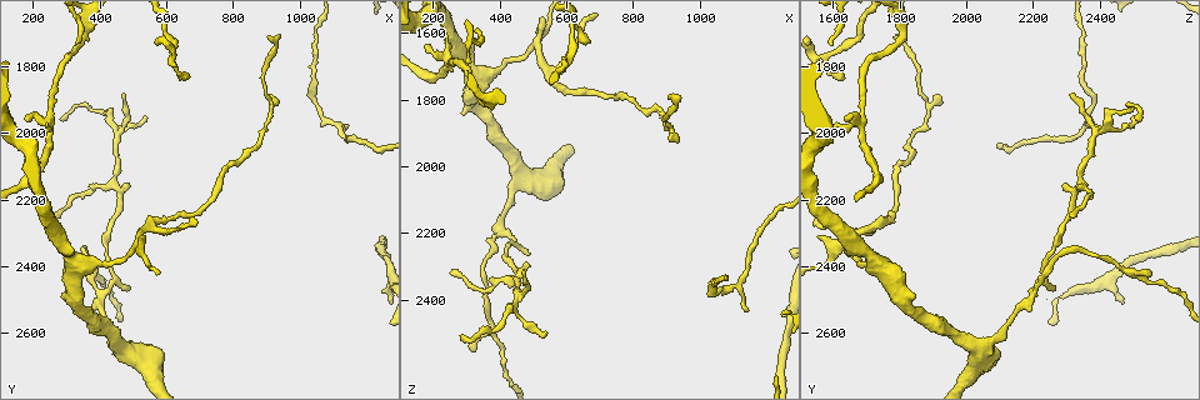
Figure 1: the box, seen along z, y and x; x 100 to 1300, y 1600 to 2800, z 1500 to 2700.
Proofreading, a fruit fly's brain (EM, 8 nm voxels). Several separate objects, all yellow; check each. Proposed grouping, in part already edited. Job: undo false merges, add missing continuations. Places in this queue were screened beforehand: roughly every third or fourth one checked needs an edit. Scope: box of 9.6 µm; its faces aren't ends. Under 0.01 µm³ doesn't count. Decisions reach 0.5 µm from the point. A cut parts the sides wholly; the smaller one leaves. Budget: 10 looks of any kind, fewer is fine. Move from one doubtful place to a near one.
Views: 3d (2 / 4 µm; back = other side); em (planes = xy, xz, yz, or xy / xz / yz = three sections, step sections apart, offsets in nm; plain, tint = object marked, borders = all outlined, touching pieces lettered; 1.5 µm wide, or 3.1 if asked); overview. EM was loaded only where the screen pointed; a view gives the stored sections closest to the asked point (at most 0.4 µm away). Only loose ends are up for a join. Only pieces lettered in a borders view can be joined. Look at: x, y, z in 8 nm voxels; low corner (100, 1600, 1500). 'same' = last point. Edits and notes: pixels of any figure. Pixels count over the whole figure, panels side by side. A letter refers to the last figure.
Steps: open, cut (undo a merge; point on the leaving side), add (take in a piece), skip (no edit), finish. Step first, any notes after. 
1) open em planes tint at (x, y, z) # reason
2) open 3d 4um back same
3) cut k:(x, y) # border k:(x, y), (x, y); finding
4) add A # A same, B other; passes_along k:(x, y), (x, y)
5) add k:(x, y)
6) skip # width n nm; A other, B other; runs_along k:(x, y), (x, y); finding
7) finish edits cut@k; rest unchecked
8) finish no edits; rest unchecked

open em planes plain at (430, 2400, 1680) # calibre changes

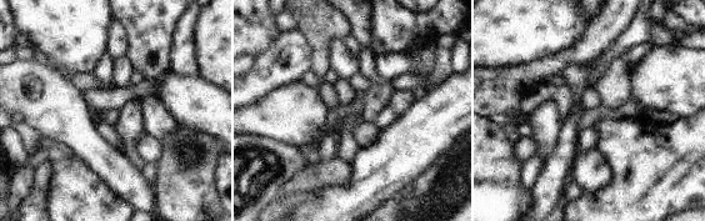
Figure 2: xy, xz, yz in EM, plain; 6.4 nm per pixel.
open em planes borders same

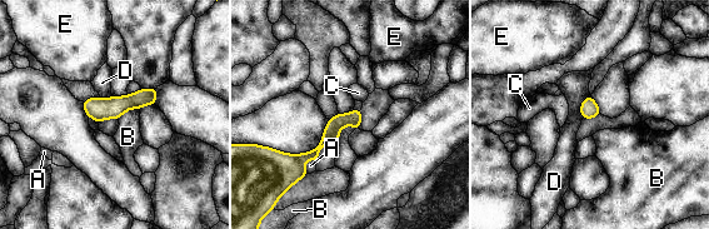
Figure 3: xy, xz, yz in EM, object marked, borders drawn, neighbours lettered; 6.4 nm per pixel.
skip # longest_contact B 160 nm; A other, B other, C other, D other, E other; all the same neuron

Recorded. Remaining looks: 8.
open 3d 4um at (480, 2460, 2260)

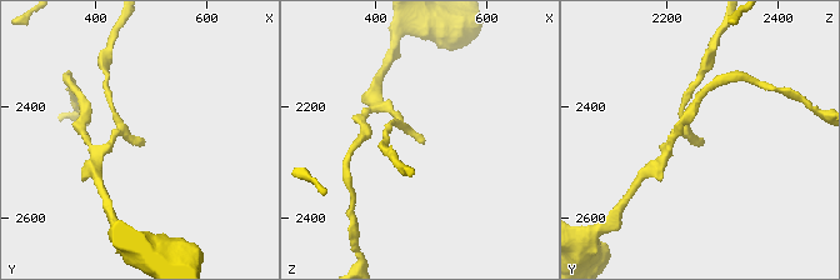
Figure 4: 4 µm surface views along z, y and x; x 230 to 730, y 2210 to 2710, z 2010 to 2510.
open em planes borders at (485, 2465, 2265)

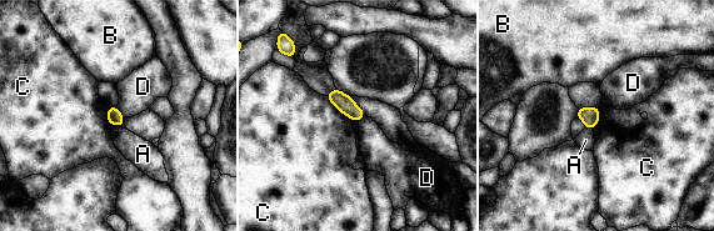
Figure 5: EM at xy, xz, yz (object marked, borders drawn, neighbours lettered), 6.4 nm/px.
skip # A other, B other, C other, D other; border 5:(116, 108), (124, 117); no lettered piece goes on from it

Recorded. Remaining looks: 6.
open 3d 4um back at (1150, 1990, 2440) # an open end

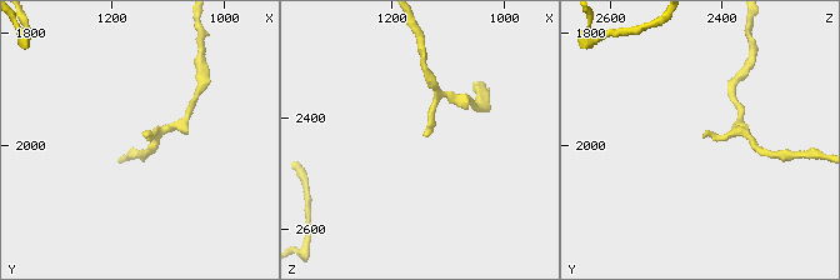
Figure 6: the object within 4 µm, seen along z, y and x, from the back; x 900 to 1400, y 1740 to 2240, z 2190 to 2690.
open em planes borders at (1145, 1985, 2435)

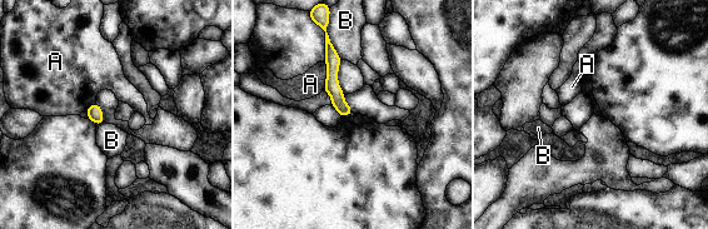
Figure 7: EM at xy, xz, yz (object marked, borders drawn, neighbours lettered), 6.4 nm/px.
skip # A other, B other; border 7:(327, 33), (340, 59); no lettered piece goes on from it

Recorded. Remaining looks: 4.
open 3d 4um at (900, 1710, 1790) # branch stops here

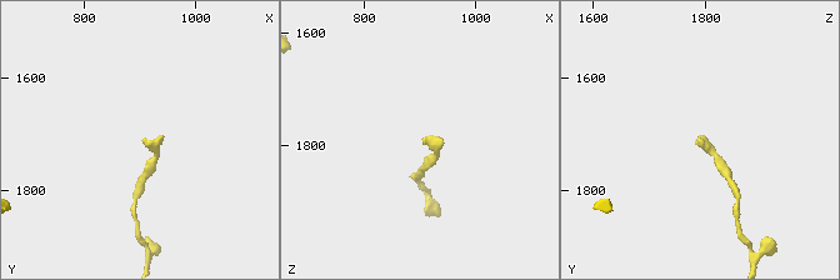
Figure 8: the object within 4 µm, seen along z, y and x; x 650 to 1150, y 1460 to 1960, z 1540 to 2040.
open em planes borders at (910, 1710, 1790)

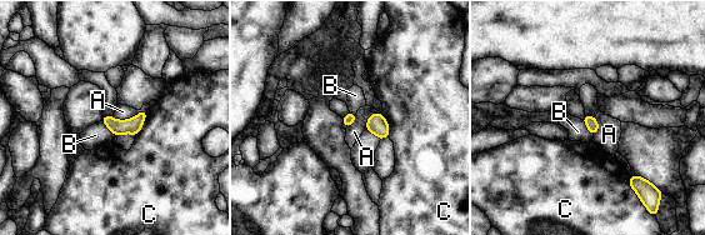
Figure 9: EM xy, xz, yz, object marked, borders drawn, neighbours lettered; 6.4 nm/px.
skip # A other, B other, C other; border 9:(146, 110), (129, 119), (111, 116); none of them fits

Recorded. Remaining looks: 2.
finish no edits; rest unchecked

